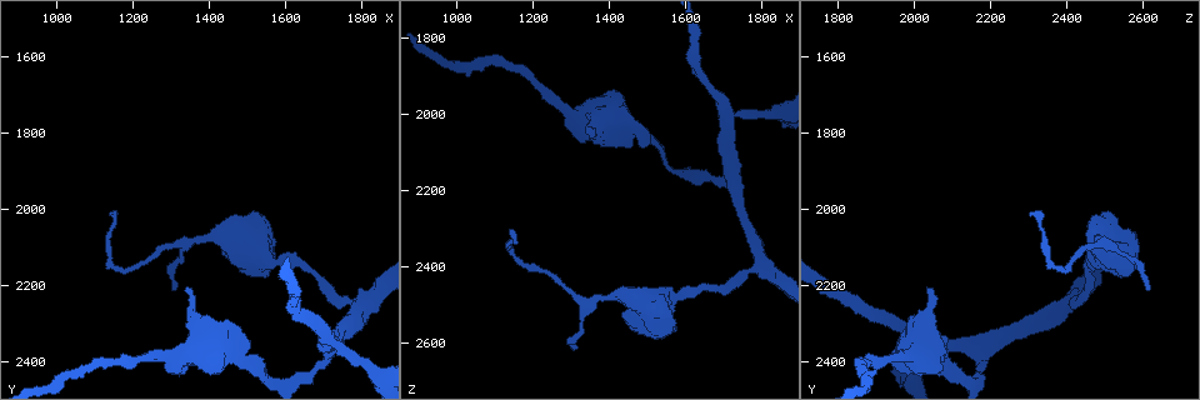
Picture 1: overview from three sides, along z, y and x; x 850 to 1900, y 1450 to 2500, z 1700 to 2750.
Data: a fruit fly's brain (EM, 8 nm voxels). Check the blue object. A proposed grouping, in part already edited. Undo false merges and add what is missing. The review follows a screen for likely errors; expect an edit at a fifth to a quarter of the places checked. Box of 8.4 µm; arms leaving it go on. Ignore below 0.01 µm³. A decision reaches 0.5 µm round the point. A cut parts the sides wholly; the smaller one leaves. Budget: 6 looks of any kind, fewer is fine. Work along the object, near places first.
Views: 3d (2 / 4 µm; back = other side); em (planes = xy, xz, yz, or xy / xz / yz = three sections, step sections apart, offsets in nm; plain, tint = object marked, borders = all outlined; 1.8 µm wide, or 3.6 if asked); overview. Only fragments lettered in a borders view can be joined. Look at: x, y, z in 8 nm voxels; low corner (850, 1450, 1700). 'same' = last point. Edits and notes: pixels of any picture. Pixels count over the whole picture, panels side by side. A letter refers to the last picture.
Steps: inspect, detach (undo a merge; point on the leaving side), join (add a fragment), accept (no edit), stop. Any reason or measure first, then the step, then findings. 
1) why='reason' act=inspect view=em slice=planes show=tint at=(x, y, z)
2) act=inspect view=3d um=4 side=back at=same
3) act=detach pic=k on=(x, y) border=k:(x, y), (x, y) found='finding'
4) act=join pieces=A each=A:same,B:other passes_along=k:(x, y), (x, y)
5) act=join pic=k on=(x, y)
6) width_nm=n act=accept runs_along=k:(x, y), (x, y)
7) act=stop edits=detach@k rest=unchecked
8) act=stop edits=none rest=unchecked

why='stops while still wide' act=inspect view=3d um=2 at=(1315, 2430, 2070)

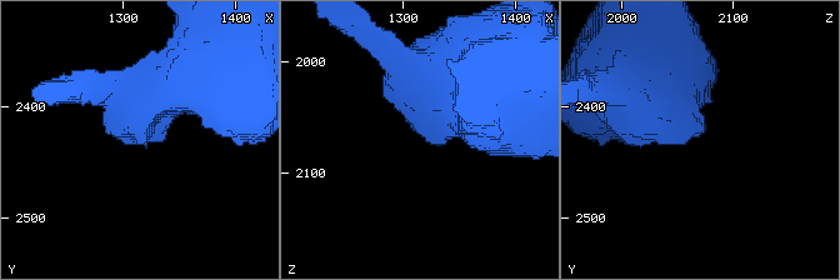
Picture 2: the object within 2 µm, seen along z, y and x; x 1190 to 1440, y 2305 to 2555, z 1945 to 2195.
why='shape alone is not enough' act=inspect view=em slice=xz step=4 show=tint at=(1320, 2424, 2070)

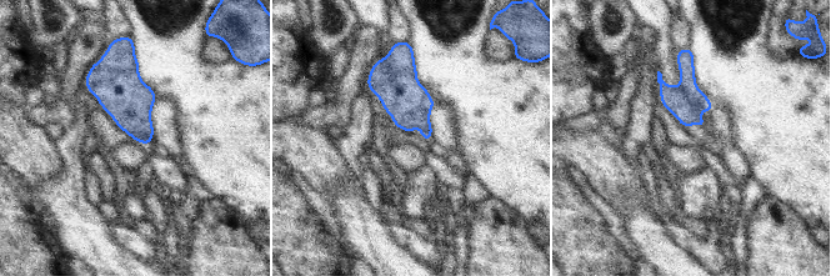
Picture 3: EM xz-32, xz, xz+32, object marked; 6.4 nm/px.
act=inspect view=em slice=planes show=borders at=same

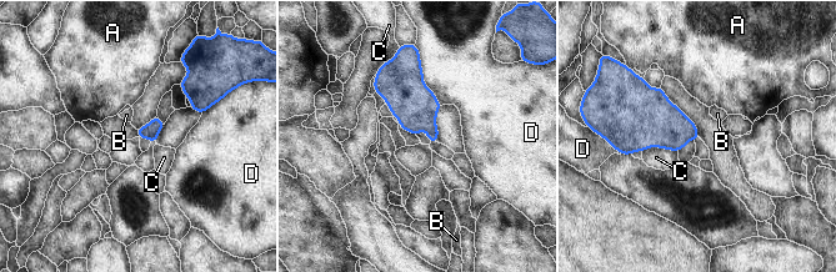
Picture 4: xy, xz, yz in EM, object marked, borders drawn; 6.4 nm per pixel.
act=accept each=A:other,B:other,C:other,D:other border=4:(677, 150), (646, 147), (641, 151) found='none of them fits'

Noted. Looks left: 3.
why='three arms meet' act=inspect view=em slice=xz step=8 show=tint at=(1715, 2380, 2165)

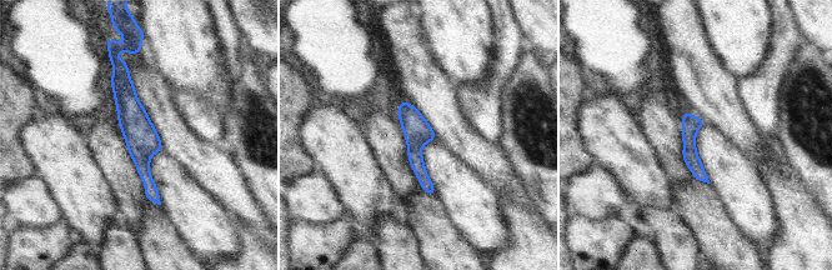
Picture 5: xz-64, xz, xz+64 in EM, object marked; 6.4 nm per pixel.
why='another direction' act=inspect view=em slice=planes show=borders at=same

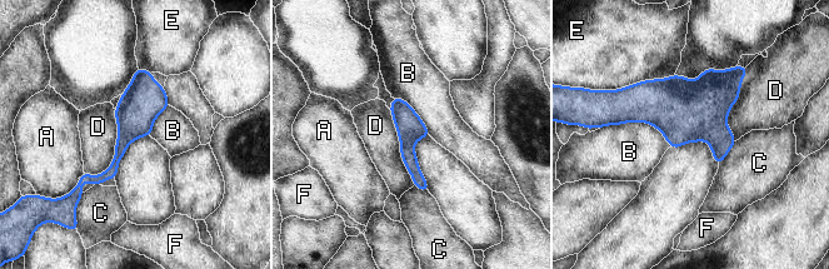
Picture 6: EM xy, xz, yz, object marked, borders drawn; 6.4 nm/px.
act=accept each=A:other,B:other,C:other,D:other,E:other,F:other found='one neuron here'

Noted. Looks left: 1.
act=stop edits=none rest=unchecked

